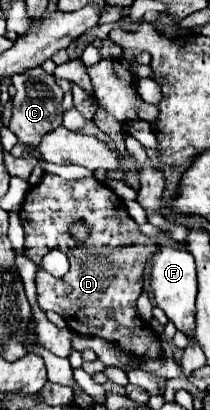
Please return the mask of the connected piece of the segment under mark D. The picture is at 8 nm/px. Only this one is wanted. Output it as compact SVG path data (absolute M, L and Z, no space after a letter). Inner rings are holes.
M45 172L41 182L27 192L27 198L23 202L19 218L21 218L23 230L25 230L25 256L29 260L33 260L37 266L41 266L41 260L49 250L63 250L67 254L67 258L71 260L71 270L63 278L55 278L49 272L45 272L43 268L37 270L35 284L37 284L39 308L43 312L53 310L53 312L61 314L65 318L69 330L73 330L75 334L103 338L103 340L115 344L123 354L129 354L129 356L139 358L139 360L159 360L161 358L159 334L155 334L151 330L151 326L147 326L147 322L143 322L141 318L139 318L139 326L135 324L137 298L139 298L141 288L143 288L143 270L145 270L147 258L153 250L139 250L139 252L137 250L125 250L125 248L147 248L147 246L151 246L149 240L153 240L153 238L147 238L145 234L141 234L137 222L127 214L125 202L111 188L107 188L103 182L95 180L93 176L83 178L83 180L63 180L57 174ZM73 222L85 222L87 224L87 228L89 228L87 240L81 242L69 234L69 224L73 224ZM115 260L123 260L123 266L115 266ZM107 310L113 310L113 316L109 316Z

